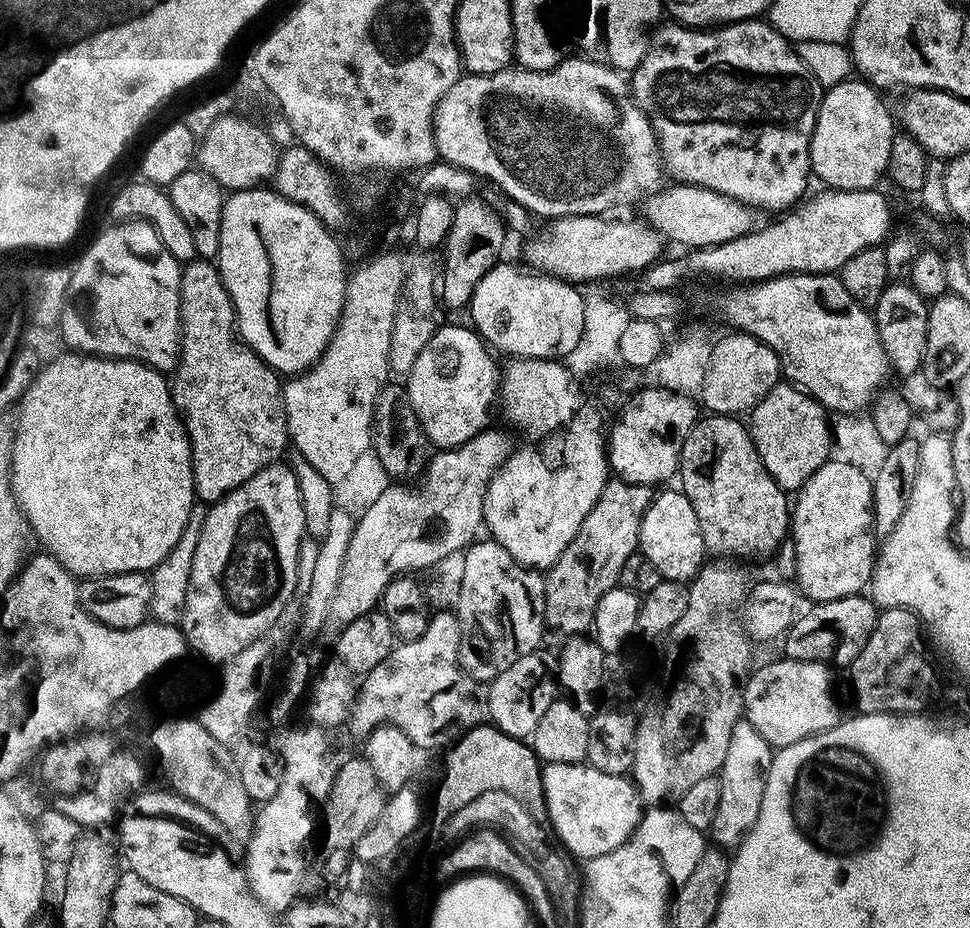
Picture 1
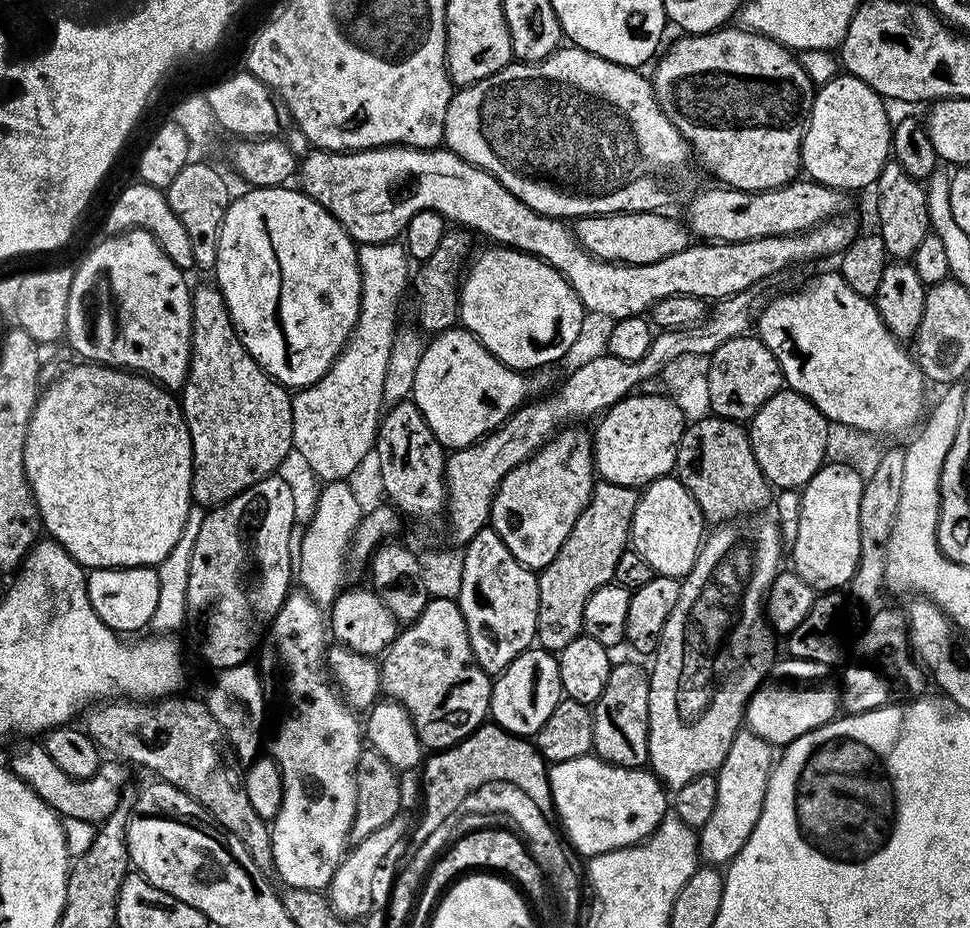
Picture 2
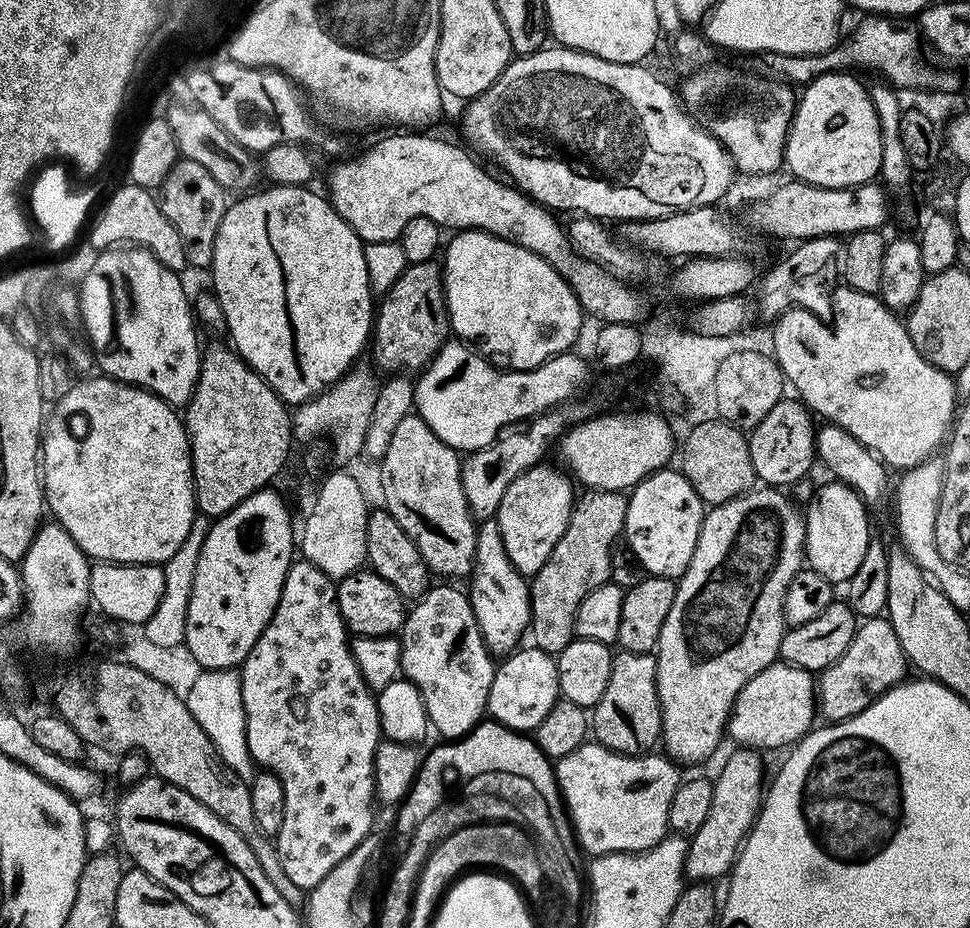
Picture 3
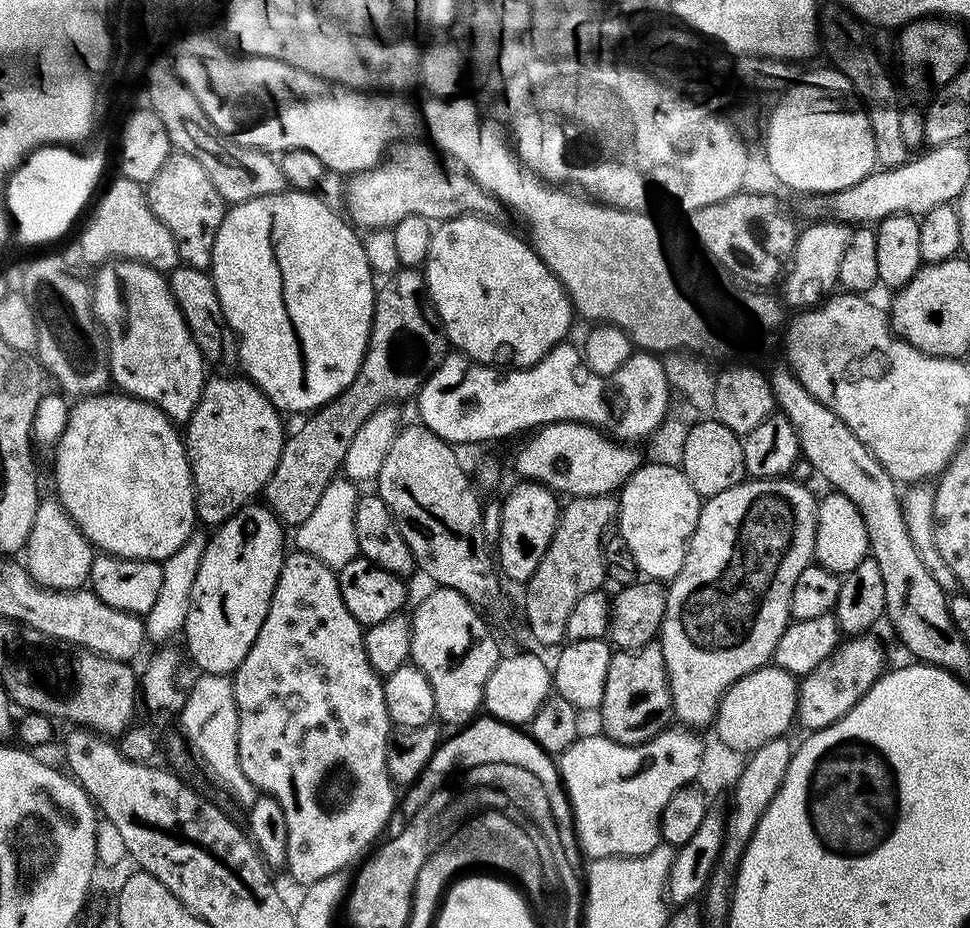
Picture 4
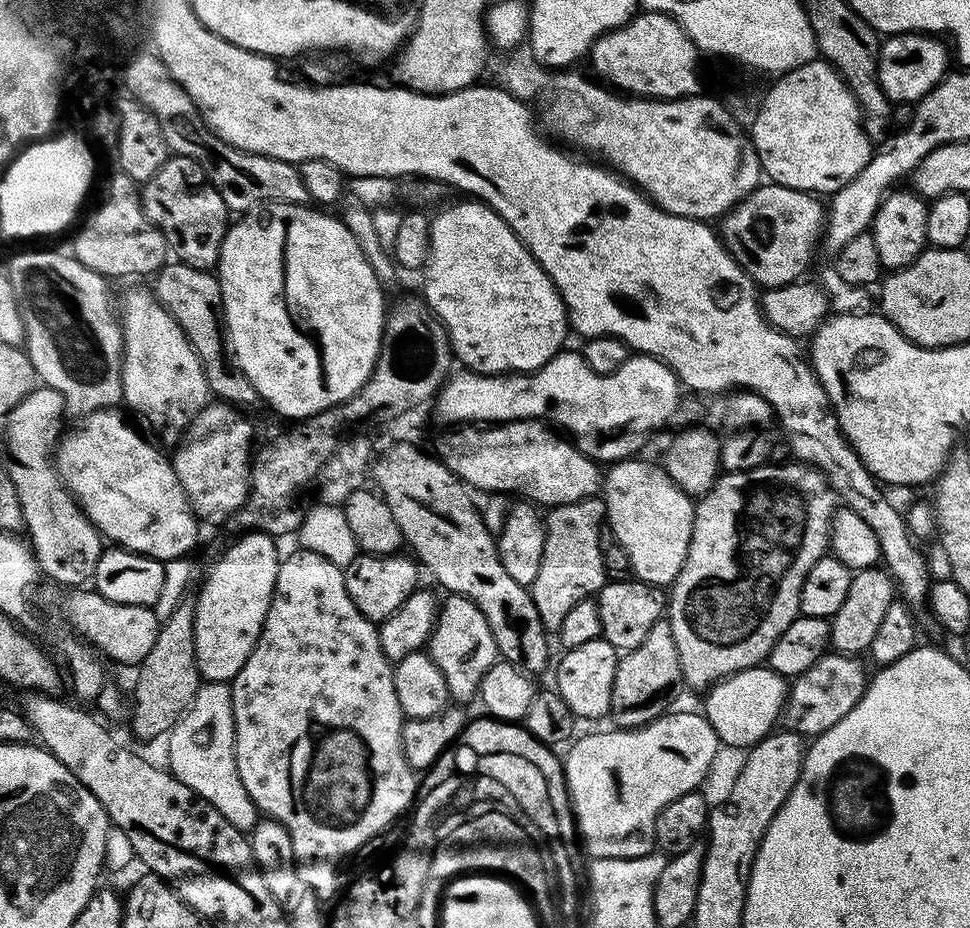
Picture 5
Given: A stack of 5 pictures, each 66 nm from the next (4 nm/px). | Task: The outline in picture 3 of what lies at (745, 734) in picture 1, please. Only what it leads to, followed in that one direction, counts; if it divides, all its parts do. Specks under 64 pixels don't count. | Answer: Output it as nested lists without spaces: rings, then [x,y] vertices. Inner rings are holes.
[[[737,747],[731,753],[722,772],[714,777],[712,789],[714,798],[710,802],[710,814],[702,822],[702,830],[688,840],[688,853],[684,863],[684,874],[692,882],[713,882],[719,876],[727,877],[739,856],[741,847],[748,839],[748,833],[760,814],[766,795],[766,776],[759,751]]]

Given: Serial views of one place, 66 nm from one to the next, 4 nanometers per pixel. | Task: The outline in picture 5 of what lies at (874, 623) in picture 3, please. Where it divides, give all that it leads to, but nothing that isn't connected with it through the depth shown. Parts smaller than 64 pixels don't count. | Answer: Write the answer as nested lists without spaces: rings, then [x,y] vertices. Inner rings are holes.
[[[835,650],[820,656],[814,666],[791,681],[782,713],[783,723],[788,723],[785,725],[789,729],[805,737],[815,738],[846,718],[846,714],[850,714],[850,710],[854,710],[854,706],[863,698],[864,689],[870,683],[869,673],[864,673],[864,664],[860,659],[859,655]]]

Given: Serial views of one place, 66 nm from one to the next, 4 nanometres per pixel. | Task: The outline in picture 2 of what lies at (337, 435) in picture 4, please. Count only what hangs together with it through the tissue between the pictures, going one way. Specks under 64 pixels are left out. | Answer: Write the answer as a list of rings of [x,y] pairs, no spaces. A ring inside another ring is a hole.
[[[468,230],[445,231],[442,242],[438,242],[438,250],[434,250],[434,254],[430,254],[430,258],[417,267],[420,268],[417,272],[415,269],[410,280],[410,288],[413,293],[416,291],[416,320],[418,322],[416,324],[425,333],[435,334],[445,332],[447,328],[457,327],[462,273],[473,255],[472,239],[474,239],[473,233]]]

